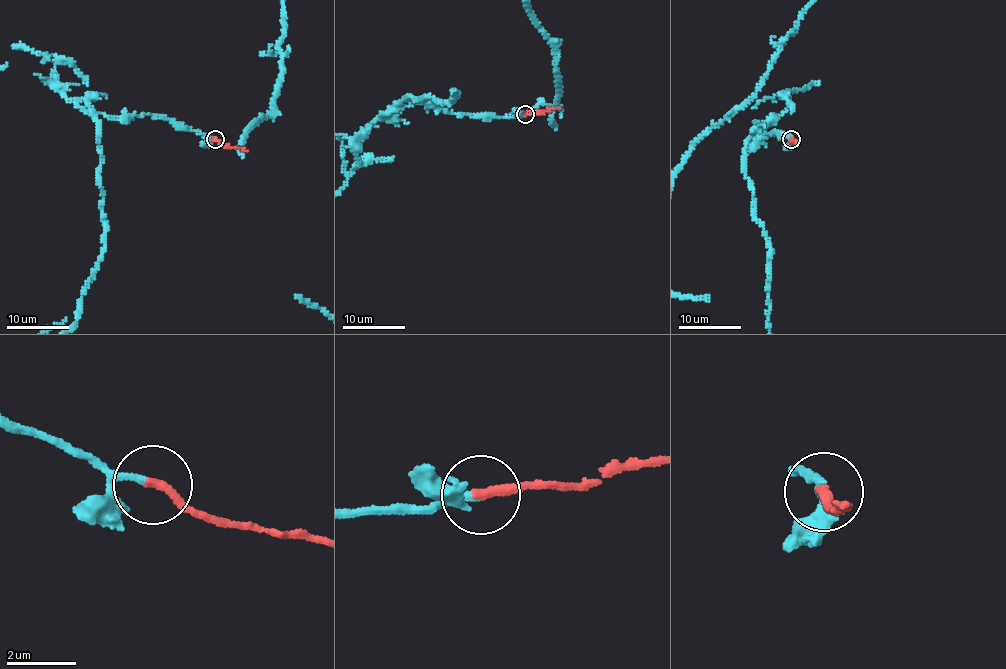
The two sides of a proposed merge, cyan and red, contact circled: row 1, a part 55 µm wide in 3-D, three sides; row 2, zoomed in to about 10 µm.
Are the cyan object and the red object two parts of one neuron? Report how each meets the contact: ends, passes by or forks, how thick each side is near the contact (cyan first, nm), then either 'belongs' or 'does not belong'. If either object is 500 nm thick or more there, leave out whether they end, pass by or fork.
cyan ends there; red ends there; 200 nm thick on the cyan side, 280 nm on the other; belongs

